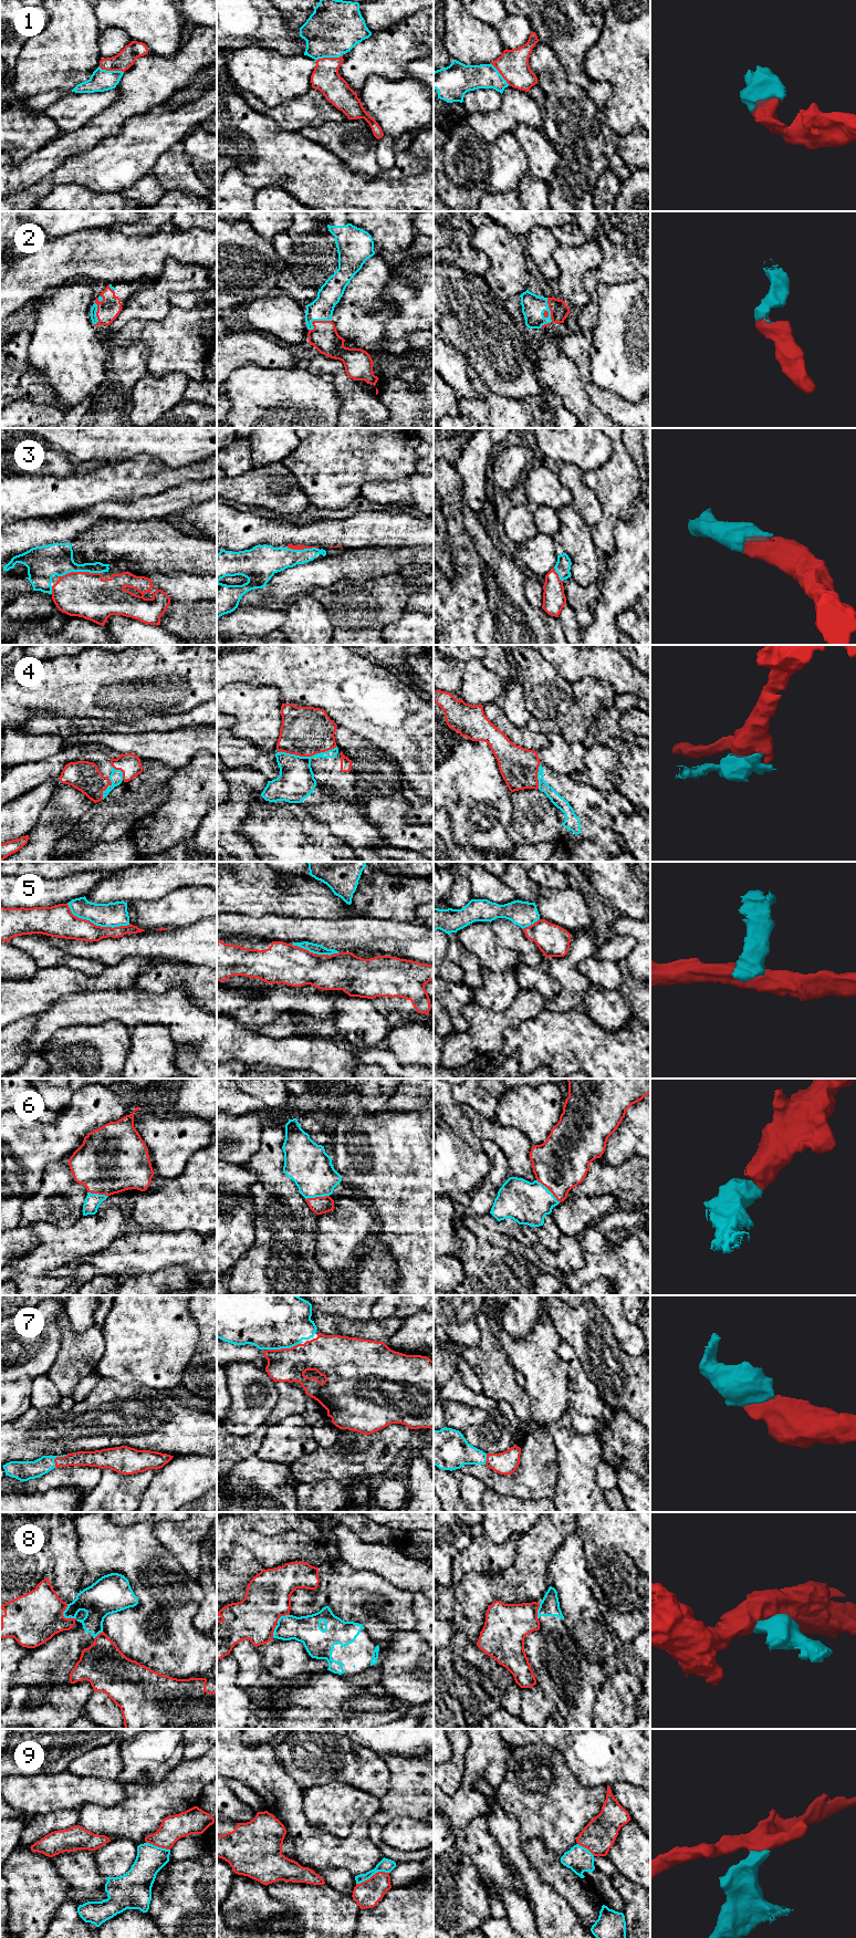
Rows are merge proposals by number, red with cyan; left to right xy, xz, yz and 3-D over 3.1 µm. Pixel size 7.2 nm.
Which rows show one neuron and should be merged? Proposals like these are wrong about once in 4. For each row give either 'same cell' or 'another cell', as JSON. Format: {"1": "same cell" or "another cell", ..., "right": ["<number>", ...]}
{"1": "same cell", "2": "same cell", "3": "same cell", "4": "another cell", "5": "another cell", "6": "same cell", "7": "same cell", "8": "another cell", "9": "another cell", "right": ["1", "2", "3", "6", "7"]}

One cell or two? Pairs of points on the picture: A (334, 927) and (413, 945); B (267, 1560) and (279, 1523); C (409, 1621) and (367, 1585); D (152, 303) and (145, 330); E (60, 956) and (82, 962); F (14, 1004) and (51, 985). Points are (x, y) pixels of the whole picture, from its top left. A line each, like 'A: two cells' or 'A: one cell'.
A: one cell
B: two cells
C: one cell
D: two cells
E: one cell
F: one cell

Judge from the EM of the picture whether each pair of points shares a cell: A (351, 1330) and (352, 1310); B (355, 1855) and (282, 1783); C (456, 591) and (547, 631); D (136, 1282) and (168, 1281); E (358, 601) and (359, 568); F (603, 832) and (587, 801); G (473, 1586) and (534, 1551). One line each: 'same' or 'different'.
A: different
B: same
C: different
D: same
E: different
F: same
G: same

